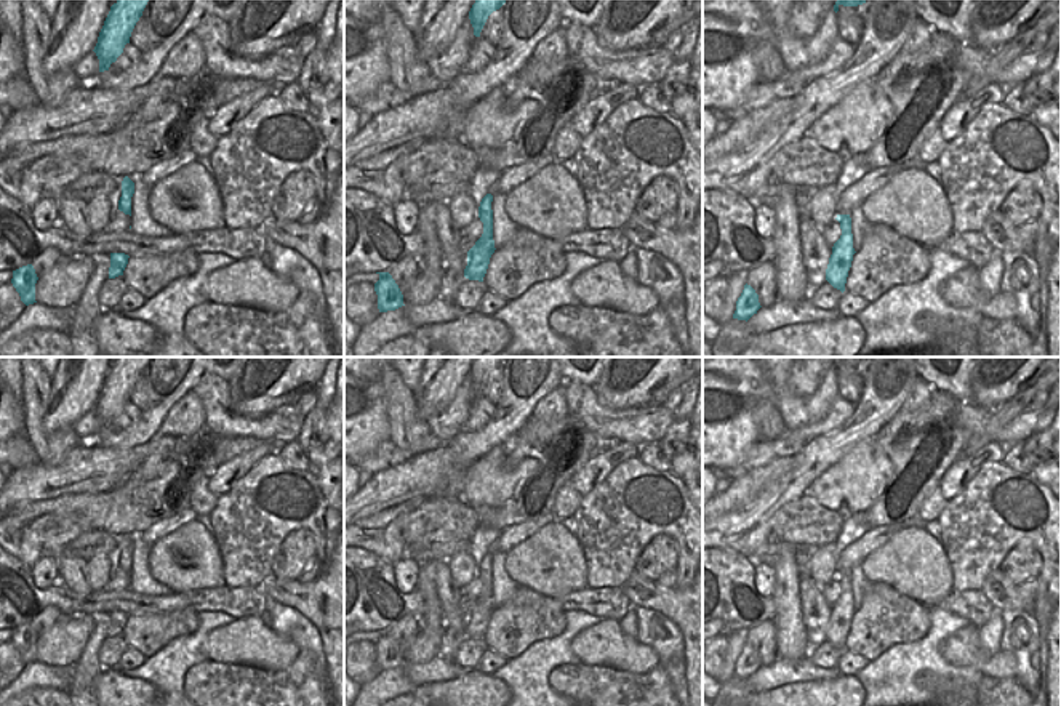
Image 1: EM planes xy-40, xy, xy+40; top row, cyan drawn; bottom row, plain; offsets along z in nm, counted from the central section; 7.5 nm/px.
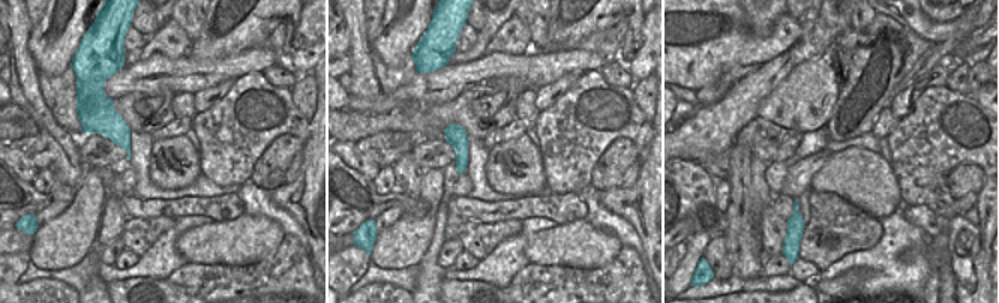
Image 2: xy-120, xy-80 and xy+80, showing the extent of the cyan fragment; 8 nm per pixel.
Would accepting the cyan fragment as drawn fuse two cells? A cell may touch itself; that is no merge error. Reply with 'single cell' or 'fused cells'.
single cell

